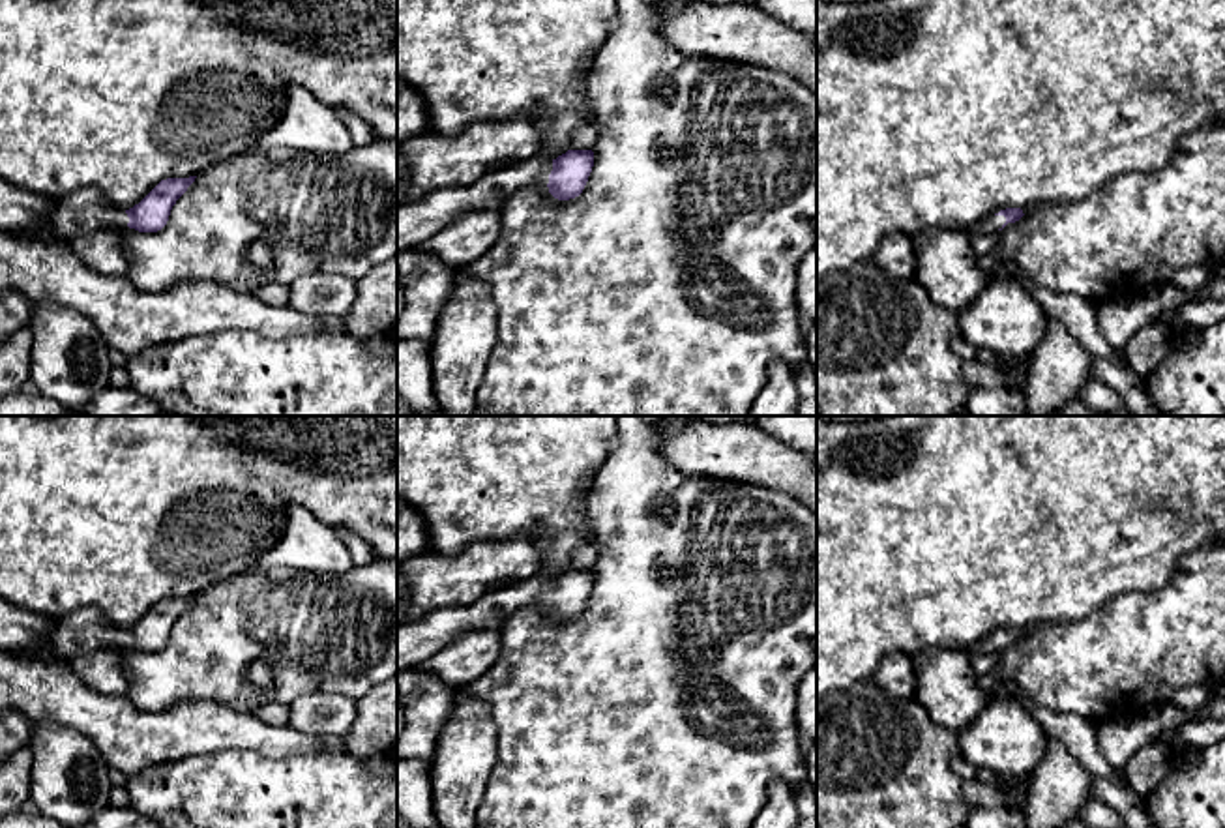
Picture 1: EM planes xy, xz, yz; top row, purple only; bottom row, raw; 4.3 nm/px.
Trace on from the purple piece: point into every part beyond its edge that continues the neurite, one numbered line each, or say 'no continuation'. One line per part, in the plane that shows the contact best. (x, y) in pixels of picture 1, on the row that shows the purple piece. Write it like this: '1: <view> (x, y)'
1: xz (416, 223)

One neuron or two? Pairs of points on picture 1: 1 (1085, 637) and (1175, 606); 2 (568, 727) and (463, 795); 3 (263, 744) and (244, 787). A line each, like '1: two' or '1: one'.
1: one
2: two
3: two

